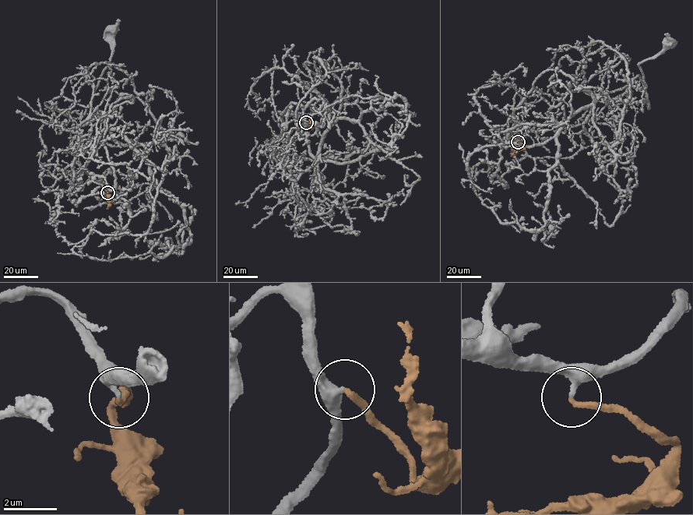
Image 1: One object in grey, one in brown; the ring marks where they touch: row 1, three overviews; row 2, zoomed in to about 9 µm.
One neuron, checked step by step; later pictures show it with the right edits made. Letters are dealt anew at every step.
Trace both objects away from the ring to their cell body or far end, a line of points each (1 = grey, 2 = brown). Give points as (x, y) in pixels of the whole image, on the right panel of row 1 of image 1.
1: (518, 142), (508, 120), (540, 74), (560, 71), (596, 99), (638, 75), (649, 108), (638, 65), (670, 43)
2: (518, 142), (525, 146), (515, 151), (512, 156)

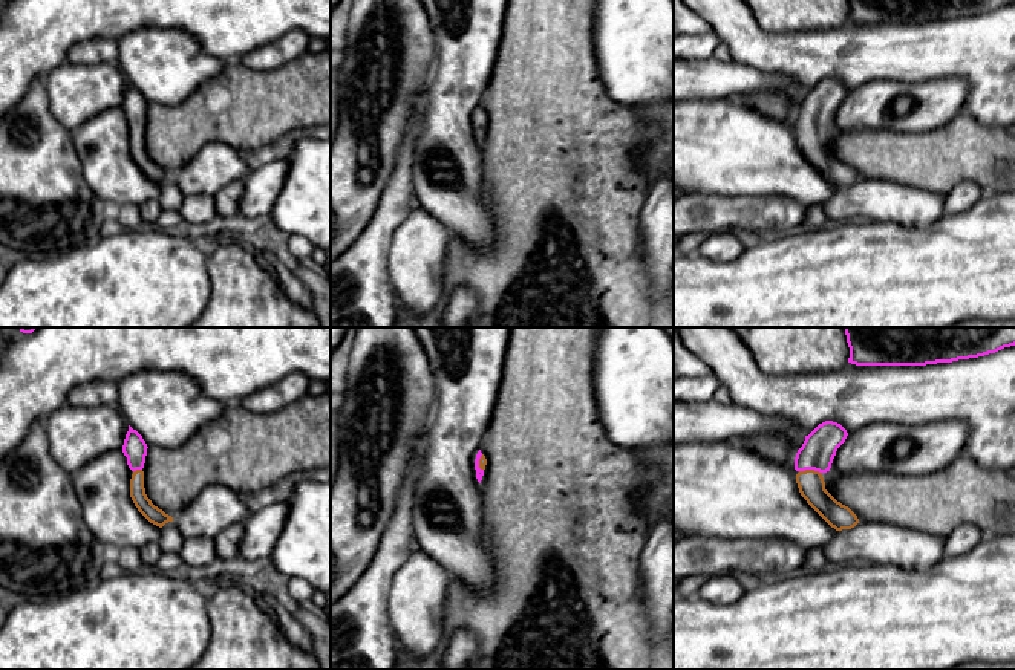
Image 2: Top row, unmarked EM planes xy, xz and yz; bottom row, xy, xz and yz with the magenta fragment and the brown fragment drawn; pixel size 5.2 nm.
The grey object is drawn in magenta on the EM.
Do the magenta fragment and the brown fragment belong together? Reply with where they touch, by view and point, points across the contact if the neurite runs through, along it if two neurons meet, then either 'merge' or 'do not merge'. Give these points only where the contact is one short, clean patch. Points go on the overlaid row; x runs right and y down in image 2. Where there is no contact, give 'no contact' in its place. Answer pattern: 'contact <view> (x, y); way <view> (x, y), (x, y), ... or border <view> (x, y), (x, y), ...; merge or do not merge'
contact yz (810, 468); way yz (819, 447), (810, 461), (810, 468), (812, 487); merge

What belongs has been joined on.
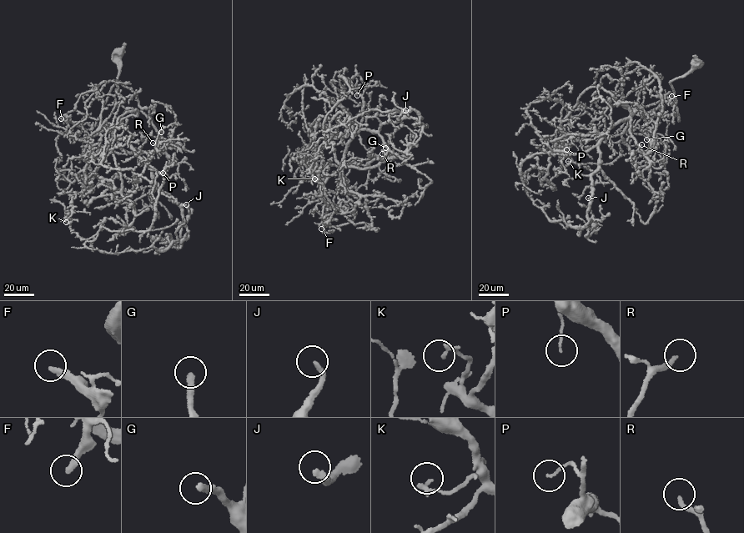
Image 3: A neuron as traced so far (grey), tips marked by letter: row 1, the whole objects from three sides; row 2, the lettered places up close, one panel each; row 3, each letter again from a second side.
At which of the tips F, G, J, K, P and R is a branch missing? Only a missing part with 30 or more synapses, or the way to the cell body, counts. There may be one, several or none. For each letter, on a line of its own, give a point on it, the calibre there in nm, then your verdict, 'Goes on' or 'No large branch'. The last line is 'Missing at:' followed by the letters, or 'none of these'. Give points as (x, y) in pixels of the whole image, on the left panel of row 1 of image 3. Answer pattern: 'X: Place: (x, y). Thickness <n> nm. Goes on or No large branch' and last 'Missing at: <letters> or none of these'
F: Place: (61, 118). Thickness 280 nm. No large branch
G: Place: (161, 132). Thickness 280 nm. Goes on
J: Place: (186, 204). Thickness 240 nm. Goes on
K: Place: (66, 222). Thickness 190 nm. No large branch
P: Place: (163, 173). Thickness 100 nm. No large branch
R: Place: (153, 143). Thickness 200 nm. Goes on
Missing at: G, J, R

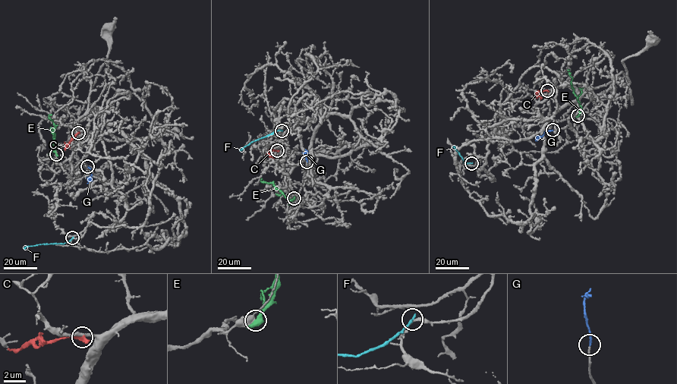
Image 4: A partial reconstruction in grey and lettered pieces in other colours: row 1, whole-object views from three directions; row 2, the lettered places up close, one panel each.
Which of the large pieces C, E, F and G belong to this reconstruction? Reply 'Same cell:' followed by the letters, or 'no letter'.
Same cell: G

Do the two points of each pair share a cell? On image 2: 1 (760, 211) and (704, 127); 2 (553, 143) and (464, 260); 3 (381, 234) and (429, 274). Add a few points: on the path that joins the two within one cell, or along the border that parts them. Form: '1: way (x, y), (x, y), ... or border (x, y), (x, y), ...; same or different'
1: border (715, 193), (724, 196), (787, 198); different
2: way (553, 178), (553, 196), (499, 250); same
3: border (409, 211), (394, 234), (388, 256), (389, 279); different

